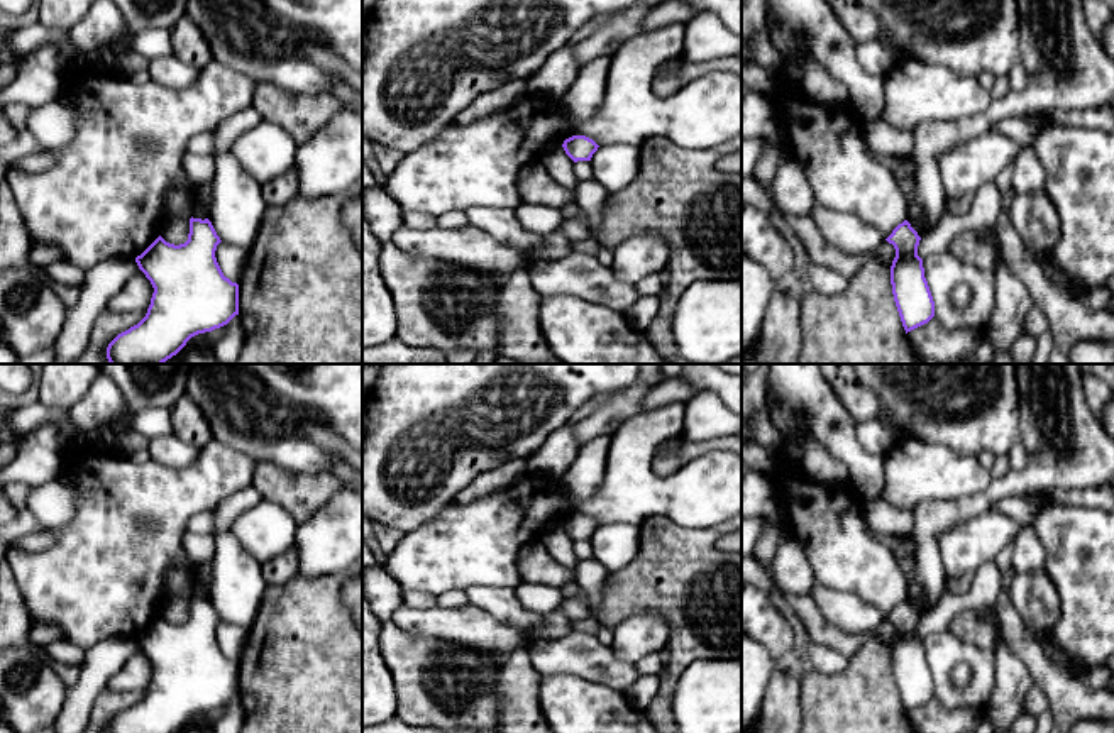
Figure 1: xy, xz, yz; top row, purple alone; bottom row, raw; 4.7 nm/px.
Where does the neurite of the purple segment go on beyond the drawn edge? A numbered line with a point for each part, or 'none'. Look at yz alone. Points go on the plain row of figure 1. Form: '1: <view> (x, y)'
none

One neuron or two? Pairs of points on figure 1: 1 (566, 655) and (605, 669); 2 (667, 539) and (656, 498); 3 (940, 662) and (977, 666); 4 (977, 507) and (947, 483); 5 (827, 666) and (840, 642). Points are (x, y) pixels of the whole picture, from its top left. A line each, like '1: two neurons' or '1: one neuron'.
1: one neuron
2: two neurons
3: one neuron
4: two neurons
5: two neurons

